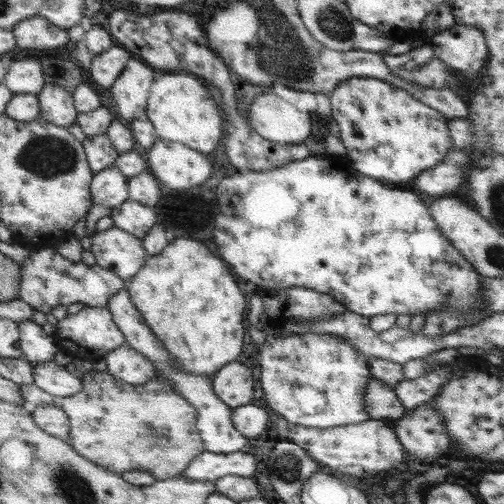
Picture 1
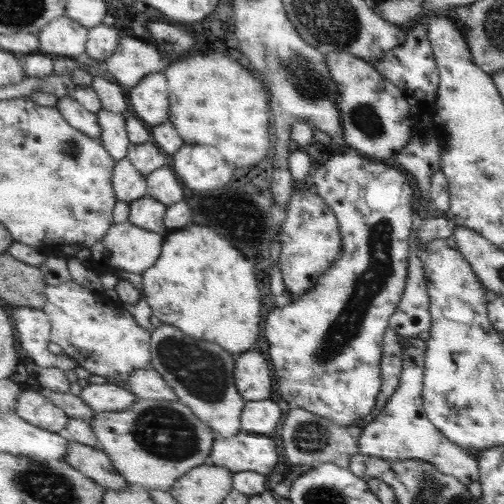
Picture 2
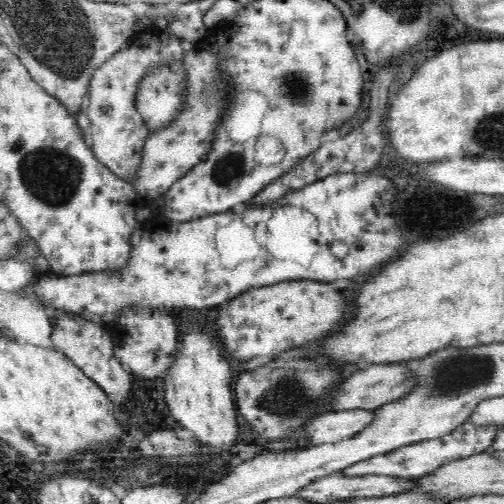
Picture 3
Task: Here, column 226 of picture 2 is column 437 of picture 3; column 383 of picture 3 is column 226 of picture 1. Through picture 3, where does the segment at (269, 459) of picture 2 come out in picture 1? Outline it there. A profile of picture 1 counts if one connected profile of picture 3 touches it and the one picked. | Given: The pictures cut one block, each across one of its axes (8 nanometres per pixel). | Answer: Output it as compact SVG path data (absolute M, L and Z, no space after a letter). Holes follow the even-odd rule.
M245 450L235 452L235 454L201 452L191 460L191 464L179 476L191 482L215 484L217 478L227 476L227 474L253 478L253 470L255 470L255 458L245 454Z

